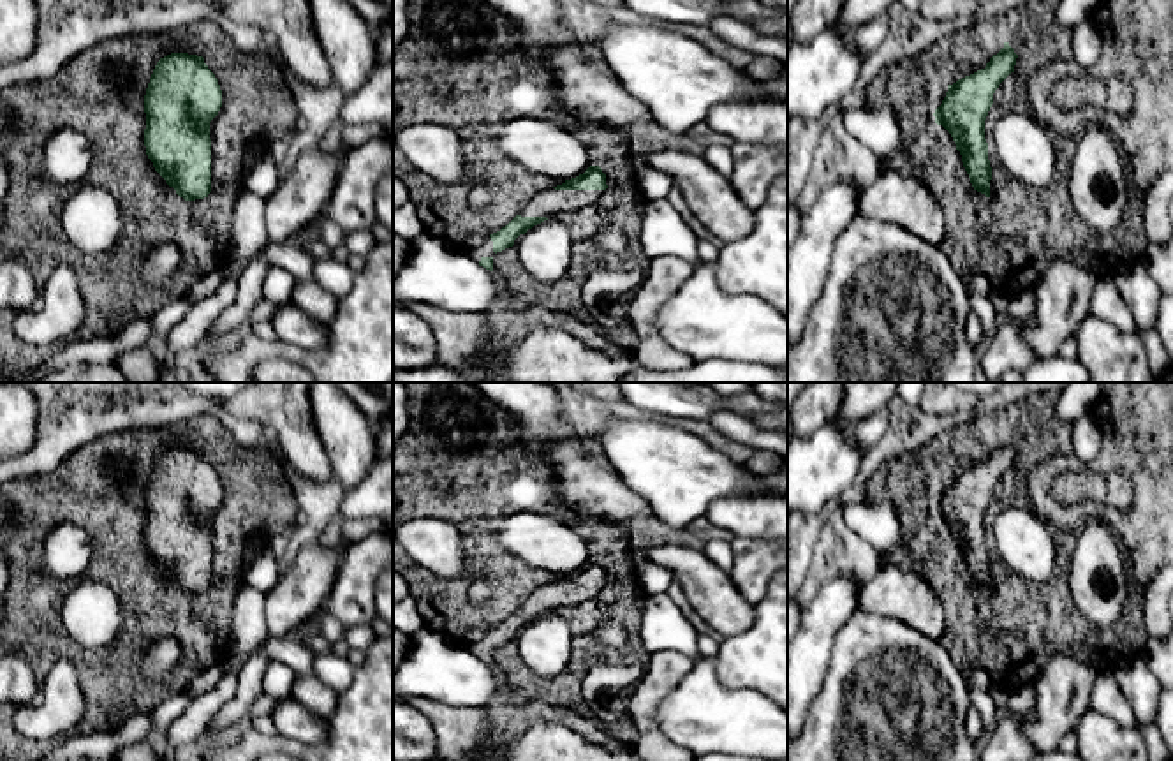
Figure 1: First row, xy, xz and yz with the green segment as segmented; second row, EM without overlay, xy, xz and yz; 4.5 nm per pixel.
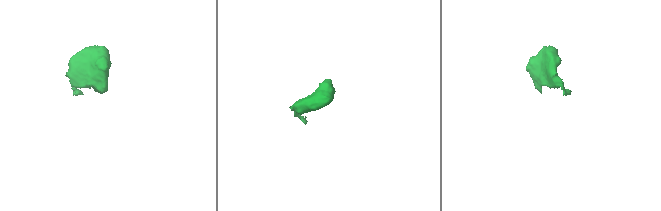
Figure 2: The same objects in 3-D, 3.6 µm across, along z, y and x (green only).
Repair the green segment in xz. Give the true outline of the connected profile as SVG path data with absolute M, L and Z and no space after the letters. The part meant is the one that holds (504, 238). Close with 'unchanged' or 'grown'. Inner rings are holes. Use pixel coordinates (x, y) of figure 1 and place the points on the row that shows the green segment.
M590 166L583 174L539 192L505 227L490 234L479 247L470 248L468 255L479 266L493 271L493 255L513 247L528 229L553 218L557 213L597 204L606 188L602 169Z | grown

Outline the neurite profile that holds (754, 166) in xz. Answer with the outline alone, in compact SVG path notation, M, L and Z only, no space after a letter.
M733 143L729 150L729 183L749 208L757 210L766 201L771 183L787 174L787 144Z

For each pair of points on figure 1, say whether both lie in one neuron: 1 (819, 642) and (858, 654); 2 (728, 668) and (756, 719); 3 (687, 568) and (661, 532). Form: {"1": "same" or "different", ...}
{"1": "different", "2": "different", "3": "different"}

